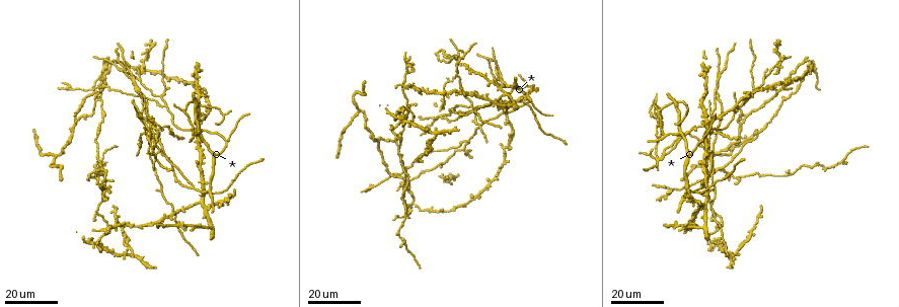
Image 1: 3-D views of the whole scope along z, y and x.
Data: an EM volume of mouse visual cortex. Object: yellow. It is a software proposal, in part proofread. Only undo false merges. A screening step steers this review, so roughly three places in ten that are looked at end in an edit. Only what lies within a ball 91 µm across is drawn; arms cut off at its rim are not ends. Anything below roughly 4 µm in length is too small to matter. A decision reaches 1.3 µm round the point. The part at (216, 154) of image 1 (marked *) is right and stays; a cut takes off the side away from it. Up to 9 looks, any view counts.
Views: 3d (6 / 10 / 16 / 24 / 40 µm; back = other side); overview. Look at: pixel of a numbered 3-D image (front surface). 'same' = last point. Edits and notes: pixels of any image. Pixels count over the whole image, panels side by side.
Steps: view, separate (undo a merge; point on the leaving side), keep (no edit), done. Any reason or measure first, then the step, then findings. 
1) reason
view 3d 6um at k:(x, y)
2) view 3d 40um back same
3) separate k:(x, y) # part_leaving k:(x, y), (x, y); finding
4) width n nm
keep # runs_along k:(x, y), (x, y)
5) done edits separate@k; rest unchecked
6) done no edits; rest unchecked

looks like a crossing
view 3d 24um at 1:(664, 156)

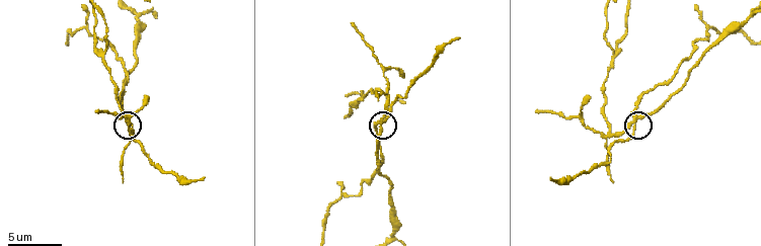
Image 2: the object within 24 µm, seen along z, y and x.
view 3d 10um at 2:(381, 123)

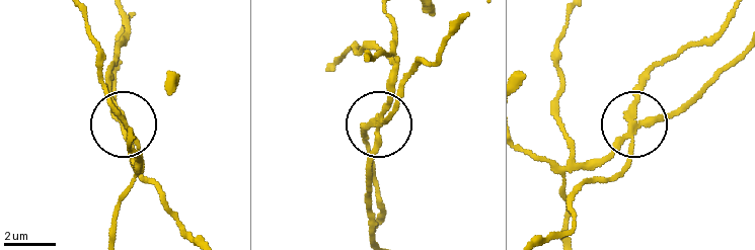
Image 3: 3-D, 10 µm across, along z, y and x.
width 200 nm
separate 3:(669, 114) # part_leaving 3:(376, 122), (395, 66), (374, 46), (334, 61); a second neuron is stuck on

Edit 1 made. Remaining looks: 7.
view overview

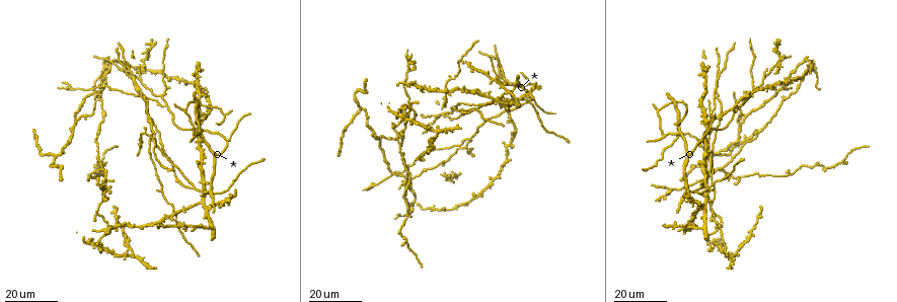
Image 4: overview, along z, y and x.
view 3d 16um at 4:(213, 154)

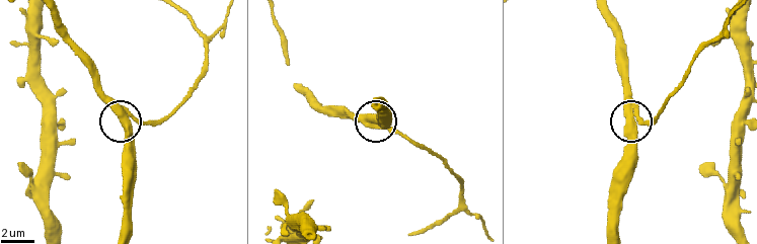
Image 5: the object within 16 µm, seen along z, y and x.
closer look
view 3d 6um at 5:(127, 130)

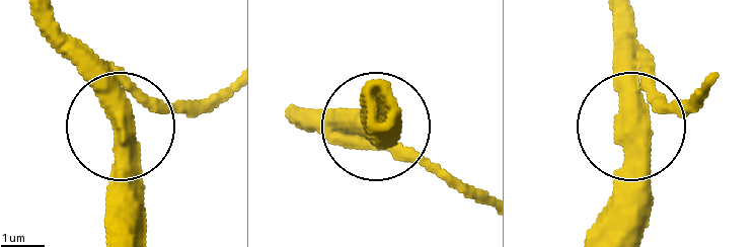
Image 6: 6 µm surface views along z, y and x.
view 3d 6um back at 6:(625, 123)

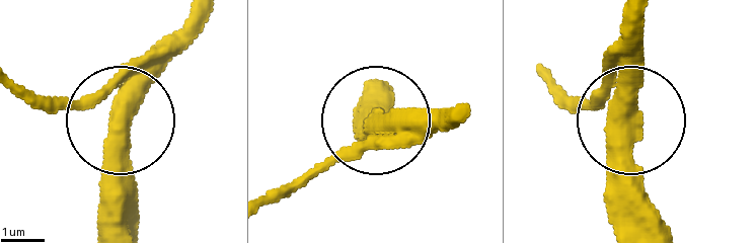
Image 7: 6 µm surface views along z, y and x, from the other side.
width 470 nm
keep # runs_along 7:(588, 99), (628, 110), (628, 26); one neuron here

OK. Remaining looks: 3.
sudden change in width
view 3d 16um at 4:(477, 104)

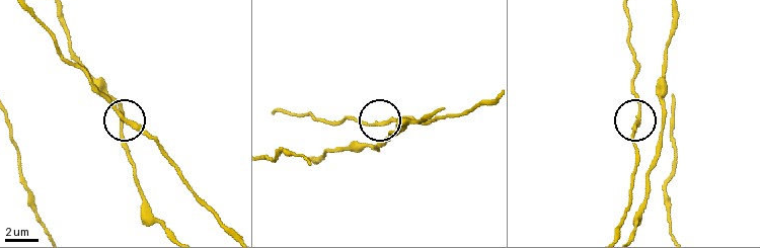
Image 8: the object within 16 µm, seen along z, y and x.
zoom in
view 3d 10um at 8:(373, 124)

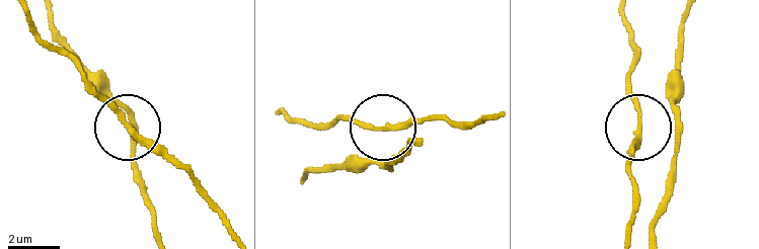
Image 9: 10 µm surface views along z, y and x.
width 190 nm
keep # one neuron here

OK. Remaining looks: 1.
done edits separate@3; rest unchecked

